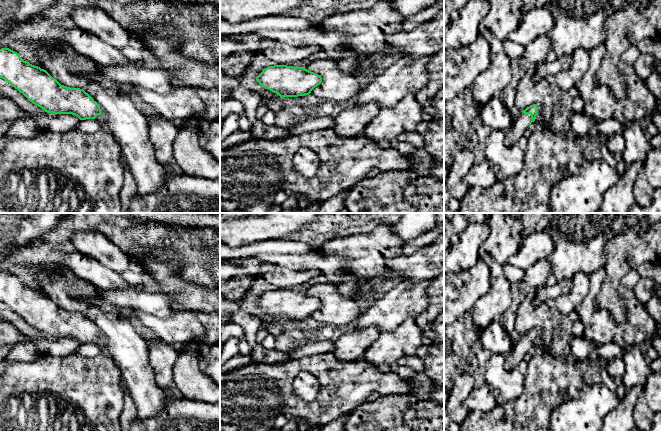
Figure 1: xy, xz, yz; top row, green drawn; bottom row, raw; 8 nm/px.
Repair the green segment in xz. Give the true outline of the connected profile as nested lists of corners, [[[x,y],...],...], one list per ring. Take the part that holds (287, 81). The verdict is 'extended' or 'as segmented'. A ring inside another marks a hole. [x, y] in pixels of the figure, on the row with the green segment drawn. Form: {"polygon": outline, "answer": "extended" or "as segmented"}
{"polygon": [[[274,65],[263,69],[256,80],[265,89],[284,98],[309,95],[321,84],[322,77],[305,67]]], "answer": "as segmented"}

